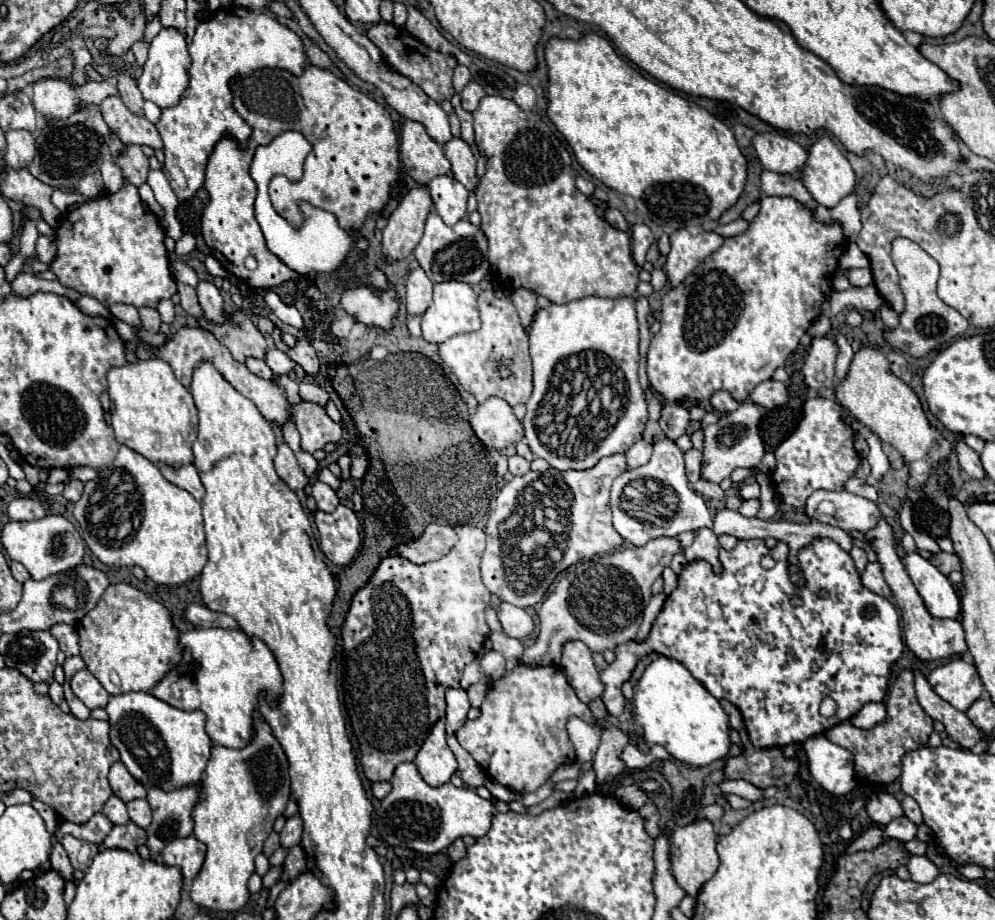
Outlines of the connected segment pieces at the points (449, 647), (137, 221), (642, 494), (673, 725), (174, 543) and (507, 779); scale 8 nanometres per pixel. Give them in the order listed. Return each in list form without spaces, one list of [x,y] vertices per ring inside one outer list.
[[[460,526],[454,528],[458,534],[458,544],[450,550],[450,554],[446,554],[444,558],[436,560],[436,562],[426,562],[426,564],[412,564],[410,560],[402,558],[402,556],[388,556],[380,562],[380,566],[376,568],[376,572],[372,574],[372,578],[368,580],[368,584],[364,588],[360,588],[354,598],[352,598],[352,606],[350,612],[346,616],[344,628],[342,628],[342,642],[344,642],[344,674],[342,674],[342,690],[344,690],[344,704],[346,704],[346,712],[352,718],[352,730],[354,736],[360,744],[360,762],[364,766],[364,776],[370,782],[390,782],[396,766],[400,762],[412,762],[416,752],[420,750],[420,746],[424,744],[426,736],[430,734],[432,726],[444,716],[444,692],[448,688],[460,688],[460,678],[462,678],[462,670],[466,664],[470,664],[478,652],[482,650],[490,628],[484,620],[484,612],[490,604],[490,592],[484,586],[482,578],[480,578],[480,558],[484,552],[484,542],[486,542],[486,534],[480,528],[474,526]]]
[[[126,178],[118,192],[104,192],[96,198],[86,200],[82,206],[62,214],[60,226],[56,228],[56,246],[58,252],[50,262],[50,270],[58,276],[58,282],[66,288],[72,288],[80,294],[94,296],[104,306],[122,302],[136,308],[150,306],[156,308],[160,300],[170,298],[176,292],[176,282],[170,272],[168,250],[164,246],[164,230],[154,214],[142,204],[138,188],[132,186]]]
[[[670,438],[654,444],[648,464],[626,470],[614,480],[610,508],[614,514],[616,532],[634,546],[644,546],[658,536],[678,536],[686,530],[700,530],[704,526],[712,528],[712,516],[704,498],[694,492],[688,482],[684,454]]]
[[[660,656],[650,662],[634,688],[634,722],[642,726],[646,744],[660,744],[668,754],[690,766],[708,766],[730,750],[728,716],[720,702],[698,682],[690,670],[676,660]]]
[[[120,446],[114,462],[100,470],[94,480],[88,480],[82,498],[74,504],[74,518],[80,524],[82,538],[92,554],[108,566],[140,566],[156,584],[184,584],[198,576],[208,560],[206,534],[200,502],[186,490],[168,482],[156,464],[128,446]]]
[[[518,664],[490,686],[480,706],[480,716],[466,720],[456,732],[456,738],[490,778],[516,792],[534,792],[558,766],[576,760],[566,732],[566,720],[572,714],[582,720],[586,718],[588,724],[596,722],[590,708],[578,700],[558,666]]]

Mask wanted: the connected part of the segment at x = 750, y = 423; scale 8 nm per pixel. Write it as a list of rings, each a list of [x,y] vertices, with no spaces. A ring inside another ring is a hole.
[[[742,402],[734,412],[722,416],[716,424],[706,428],[704,440],[704,460],[702,460],[702,478],[720,484],[724,478],[732,474],[734,468],[752,468],[758,466],[762,456],[766,454],[764,442],[760,438],[760,406],[754,402]]]

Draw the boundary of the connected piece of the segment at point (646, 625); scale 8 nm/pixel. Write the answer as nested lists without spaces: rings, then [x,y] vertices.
[[[663,592],[652,596],[648,606],[646,607],[646,610],[644,610],[643,621],[637,632],[637,635],[633,639],[634,641],[641,642],[647,637],[653,622],[664,606],[666,599],[667,595]]]

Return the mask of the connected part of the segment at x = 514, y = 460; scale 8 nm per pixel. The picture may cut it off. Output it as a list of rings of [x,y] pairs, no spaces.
[[[518,454],[510,456],[508,462],[510,462],[510,472],[512,472],[514,476],[518,476],[518,474],[526,474],[526,472],[530,470],[530,462],[528,462],[526,458],[518,456]]]

